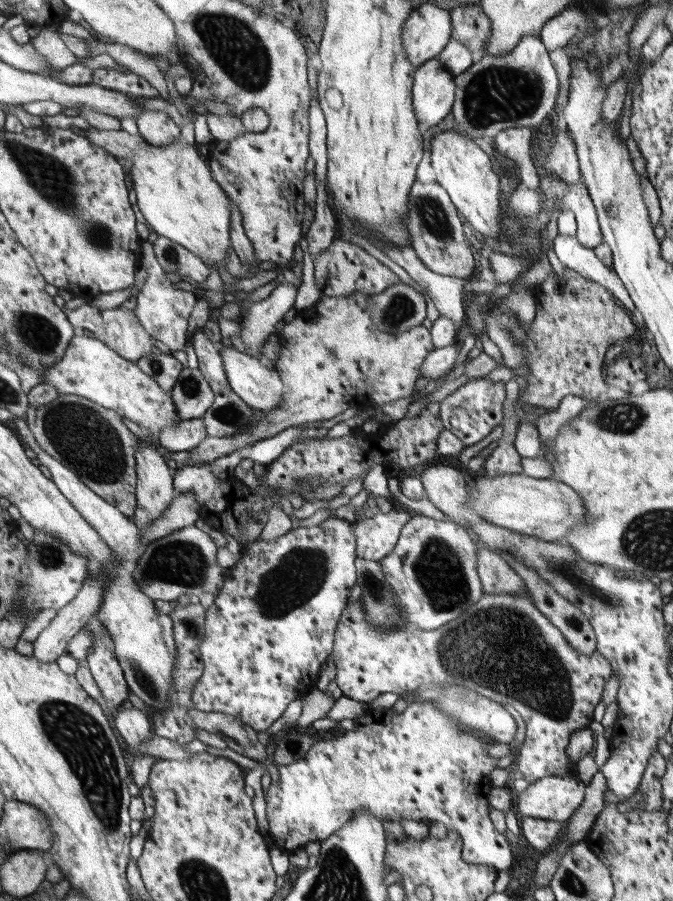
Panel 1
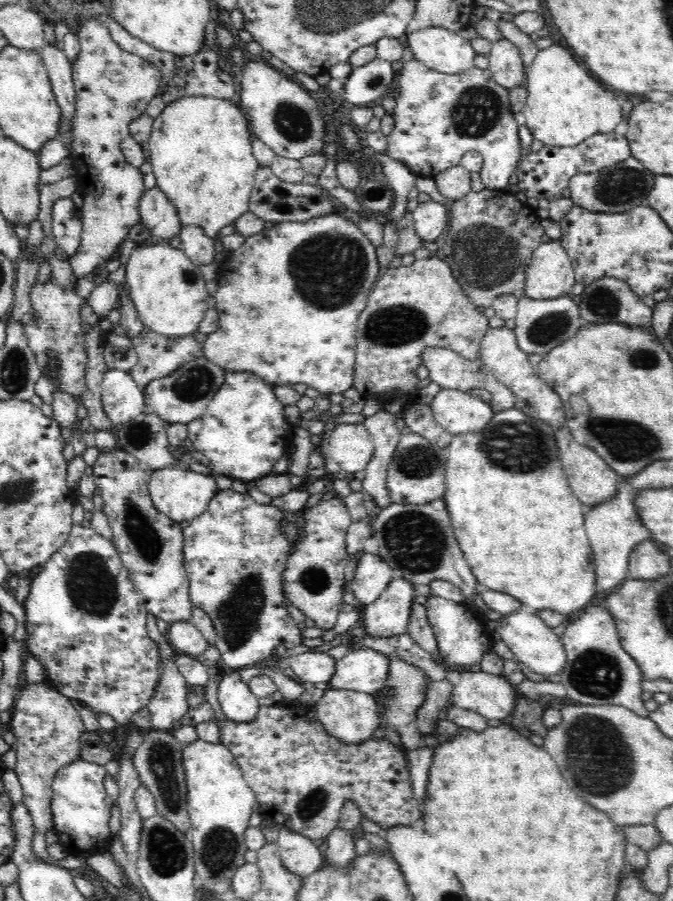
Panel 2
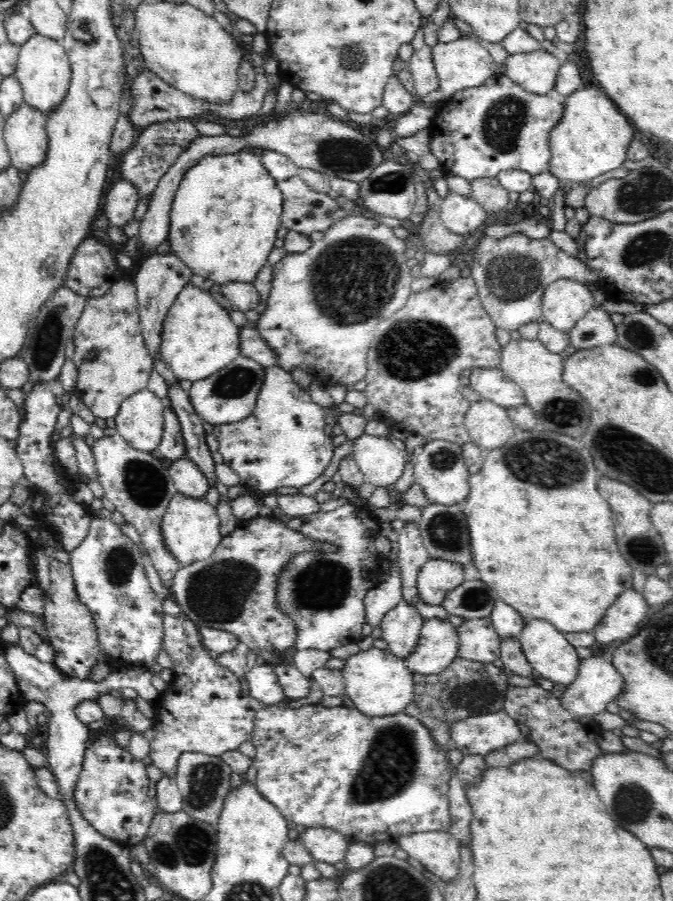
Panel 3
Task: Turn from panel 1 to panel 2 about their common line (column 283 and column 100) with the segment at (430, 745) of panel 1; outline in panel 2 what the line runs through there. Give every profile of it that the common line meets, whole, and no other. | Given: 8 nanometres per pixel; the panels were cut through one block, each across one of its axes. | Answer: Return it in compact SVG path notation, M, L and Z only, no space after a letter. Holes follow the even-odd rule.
M80 758L74 764L62 768L54 778L54 796L50 798L52 822L60 844L64 846L66 854L72 856L72 862L80 862L94 852L106 852L114 840L110 832L112 800L106 792L106 776L108 770L104 766Z

